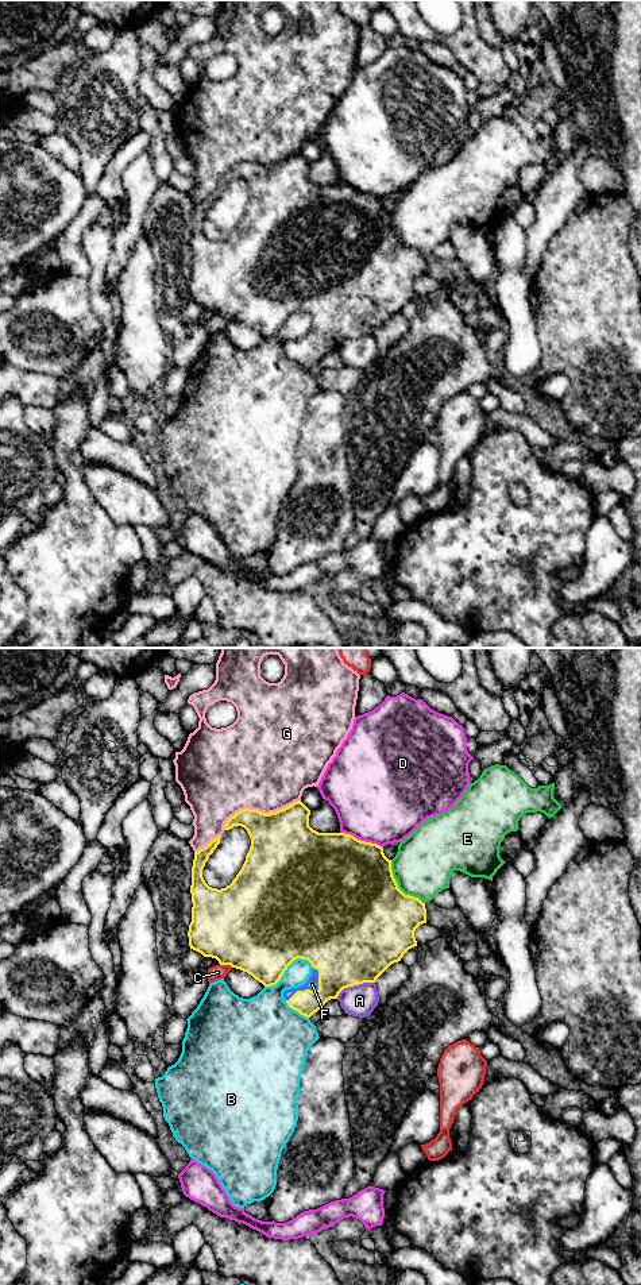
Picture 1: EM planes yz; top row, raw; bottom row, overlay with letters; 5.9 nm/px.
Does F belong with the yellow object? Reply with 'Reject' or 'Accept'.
Accept

